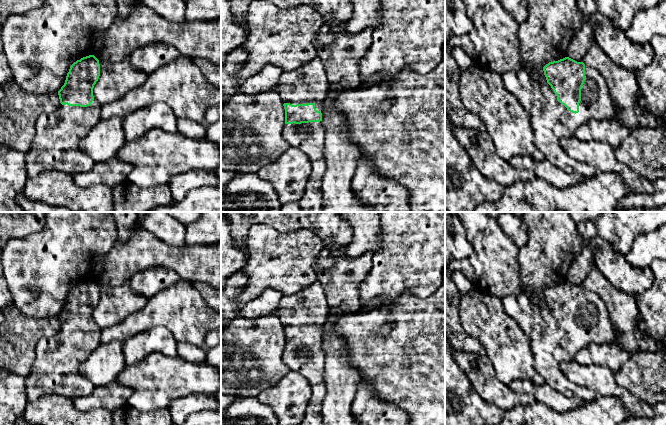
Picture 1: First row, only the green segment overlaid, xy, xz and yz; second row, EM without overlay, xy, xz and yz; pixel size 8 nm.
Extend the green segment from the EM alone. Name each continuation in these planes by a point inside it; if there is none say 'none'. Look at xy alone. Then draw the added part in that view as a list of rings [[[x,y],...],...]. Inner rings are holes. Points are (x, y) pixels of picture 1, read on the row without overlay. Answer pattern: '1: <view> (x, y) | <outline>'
1: xy (55, 370) | [[[94,324],[90,330],[62,329],[52,336],[43,336],[35,347],[35,360],[31,372],[26,376],[27,402],[36,401],[44,395],[61,395],[68,398],[83,397],[95,386],[80,374],[80,365],[101,343],[101,329]]]

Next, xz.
1: xz (308, 308) | [[[316,279],[300,292],[284,296],[273,314],[283,328],[314,327],[316,334],[320,335],[329,315],[329,304],[322,284]]]

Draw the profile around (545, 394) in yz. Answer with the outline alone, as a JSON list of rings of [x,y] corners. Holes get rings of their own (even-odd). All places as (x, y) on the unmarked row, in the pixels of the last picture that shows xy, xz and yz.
[[[527,379],[513,381],[509,387],[518,393],[531,394],[536,401],[546,404],[557,412],[578,408],[586,402],[576,397],[566,397],[546,383],[535,385]]]

